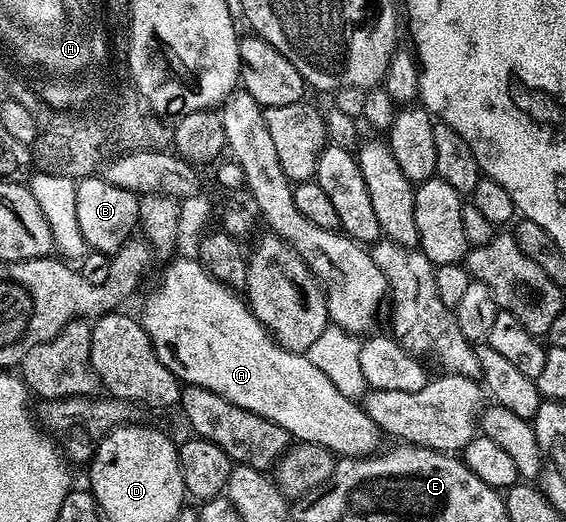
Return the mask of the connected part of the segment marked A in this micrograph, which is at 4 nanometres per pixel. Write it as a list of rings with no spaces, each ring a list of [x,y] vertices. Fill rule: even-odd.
[[[171,260],[158,286],[146,297],[142,305],[140,320],[150,336],[152,347],[168,367],[178,376],[179,382],[186,385],[199,385],[215,392],[236,407],[246,408],[250,412],[278,424],[291,438],[308,444],[318,444],[331,451],[339,458],[369,457],[379,448],[380,430],[372,423],[365,408],[357,400],[340,395],[332,387],[332,379],[320,371],[309,356],[293,353],[277,344],[273,334],[259,323],[249,304],[235,290],[219,283],[201,261]]]

